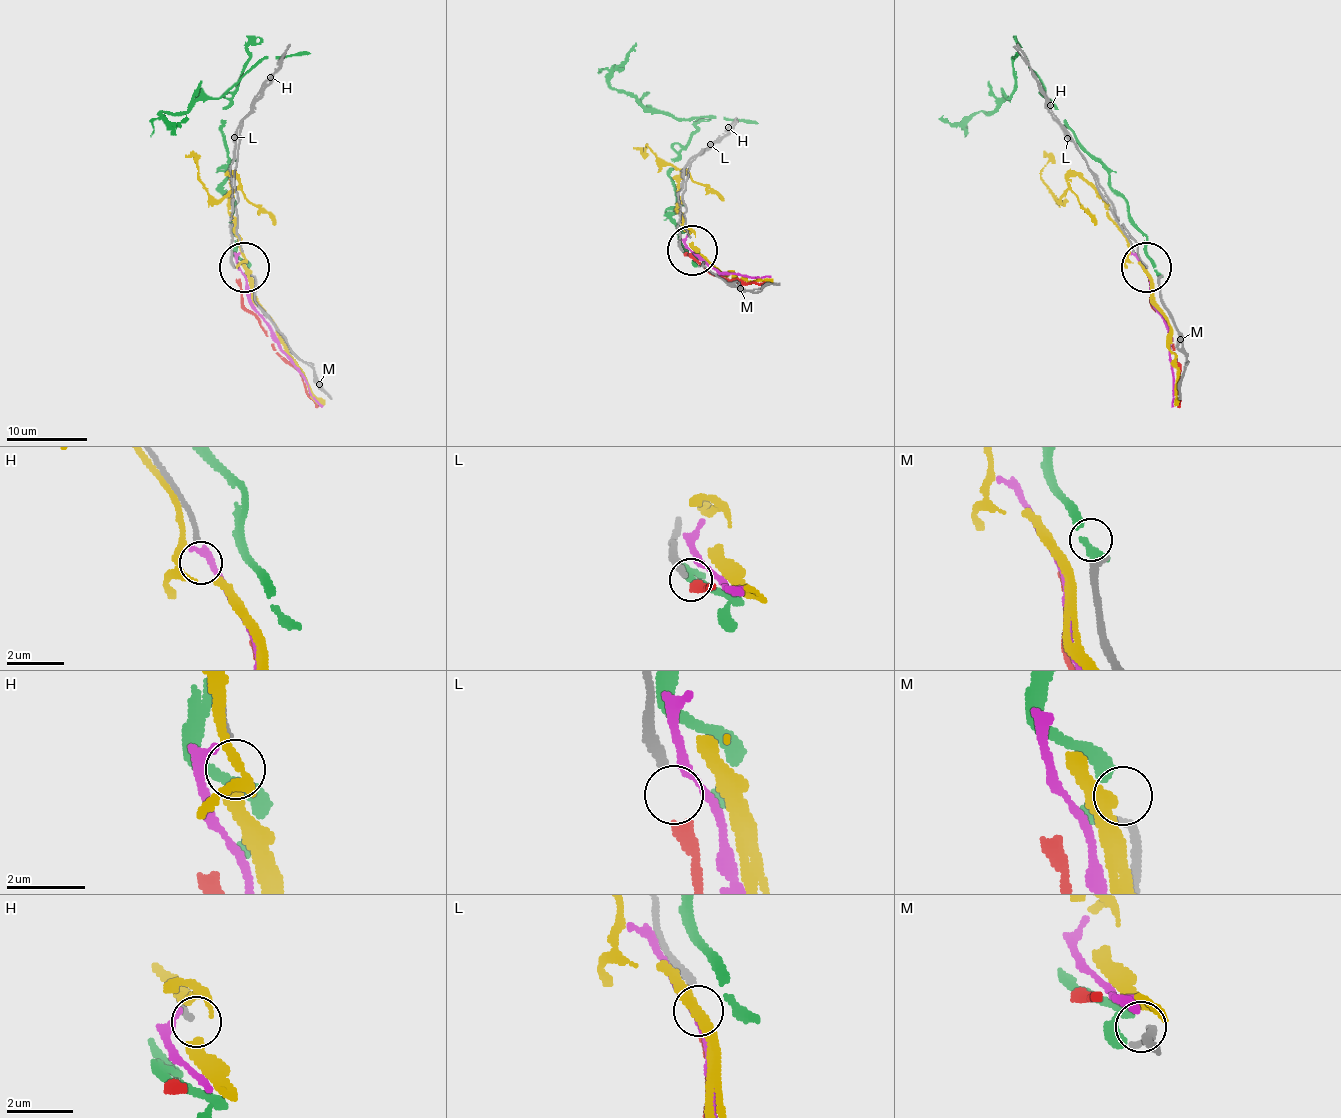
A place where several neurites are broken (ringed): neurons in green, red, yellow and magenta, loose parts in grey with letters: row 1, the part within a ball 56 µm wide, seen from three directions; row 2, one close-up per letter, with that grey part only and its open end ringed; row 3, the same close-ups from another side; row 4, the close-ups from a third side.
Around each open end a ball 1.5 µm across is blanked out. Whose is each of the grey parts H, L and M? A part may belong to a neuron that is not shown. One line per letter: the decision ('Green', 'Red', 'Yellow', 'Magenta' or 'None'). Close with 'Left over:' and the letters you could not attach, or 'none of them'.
H: None
L: Red
M: Green
Left over: H

